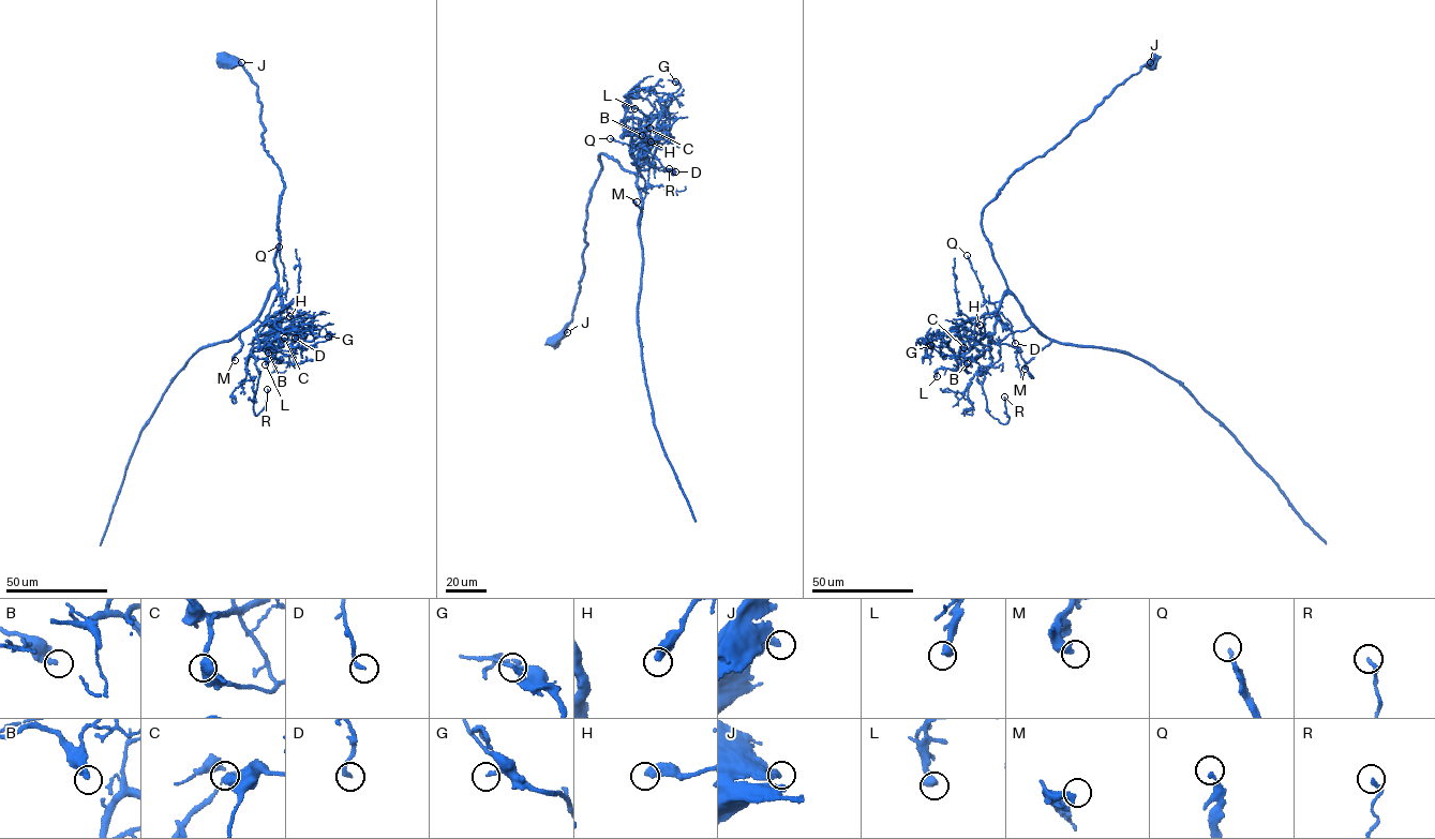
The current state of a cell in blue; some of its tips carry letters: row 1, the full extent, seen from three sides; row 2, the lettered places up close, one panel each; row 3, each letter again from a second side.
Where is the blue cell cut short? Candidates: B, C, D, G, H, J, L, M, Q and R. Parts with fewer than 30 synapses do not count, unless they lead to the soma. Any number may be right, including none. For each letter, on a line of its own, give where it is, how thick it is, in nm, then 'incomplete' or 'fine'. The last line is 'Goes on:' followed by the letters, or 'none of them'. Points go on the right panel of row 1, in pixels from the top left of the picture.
B: (967, 363) | 340 nm | fine
C: (963, 347) | 500 nm | fine
D: (1015, 343) | 220 nm | fine
G: (930, 345) | 240 nm | fine
H: (980, 325) | 440 nm | fine
J: (1150, 62) | 320 nm | fine
L: (937, 376) | 440 nm | fine
M: (1025, 369) | 440 nm | fine
Q: (967, 255) | 180 nm | fine
R: (1004, 396) | 200 nm | fine
Goes on: none of them

